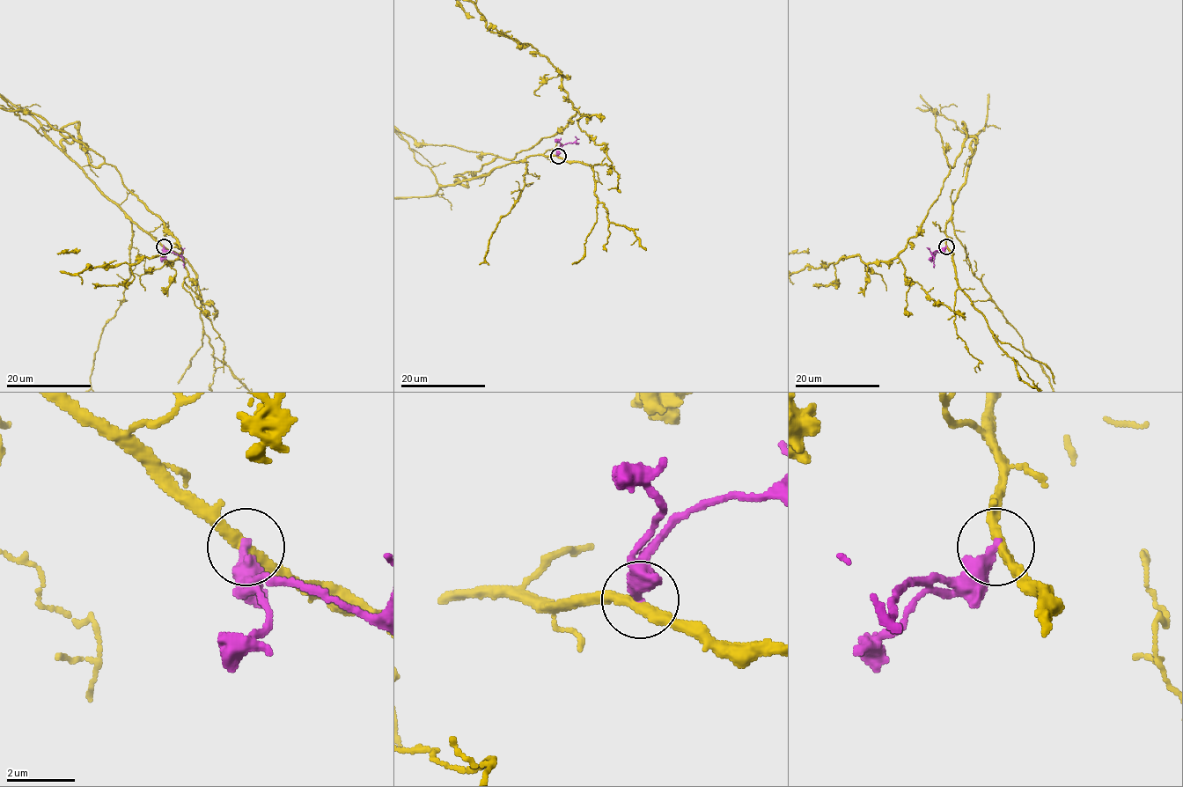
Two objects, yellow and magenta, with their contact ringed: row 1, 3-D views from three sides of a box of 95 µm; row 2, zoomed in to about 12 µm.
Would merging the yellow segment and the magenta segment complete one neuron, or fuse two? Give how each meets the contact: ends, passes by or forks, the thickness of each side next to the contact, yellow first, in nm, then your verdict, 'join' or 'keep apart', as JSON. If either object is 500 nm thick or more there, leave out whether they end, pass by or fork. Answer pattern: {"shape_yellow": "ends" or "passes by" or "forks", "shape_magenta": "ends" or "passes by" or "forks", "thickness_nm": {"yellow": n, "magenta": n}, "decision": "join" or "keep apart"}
{"shape_yellow": "passes by", "shape_magenta": "ends", "thickness_nm": {"yellow": 320, "magenta": 400}, "decision": "keep apart"}

